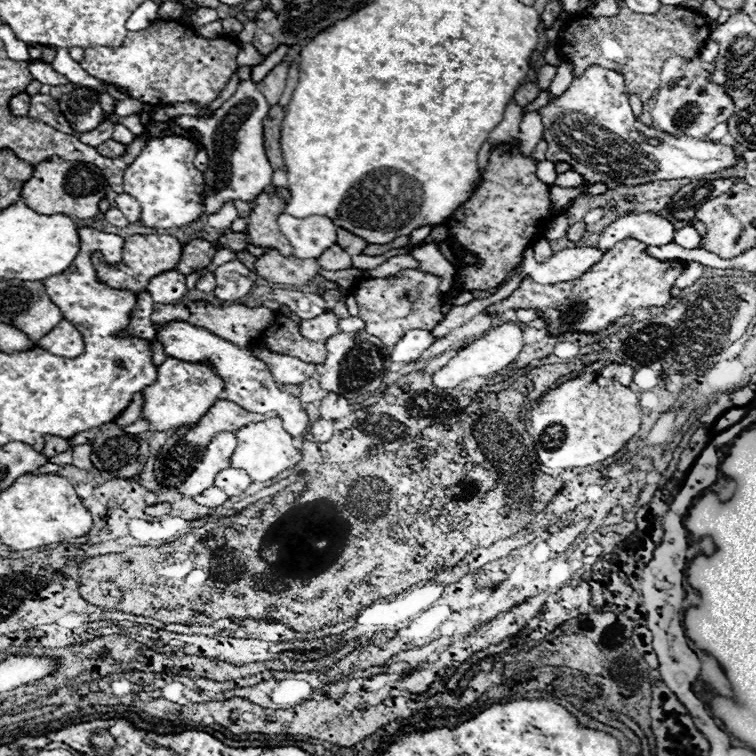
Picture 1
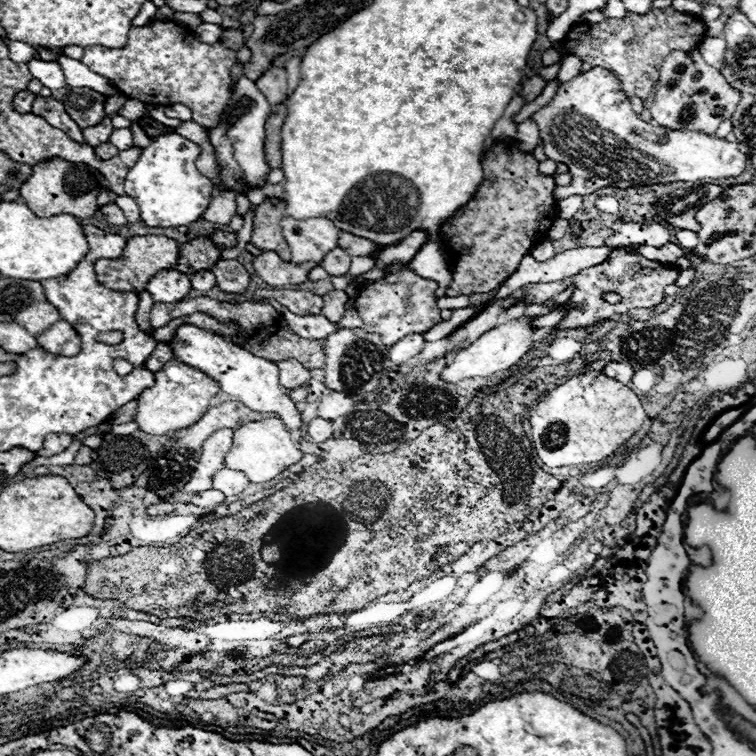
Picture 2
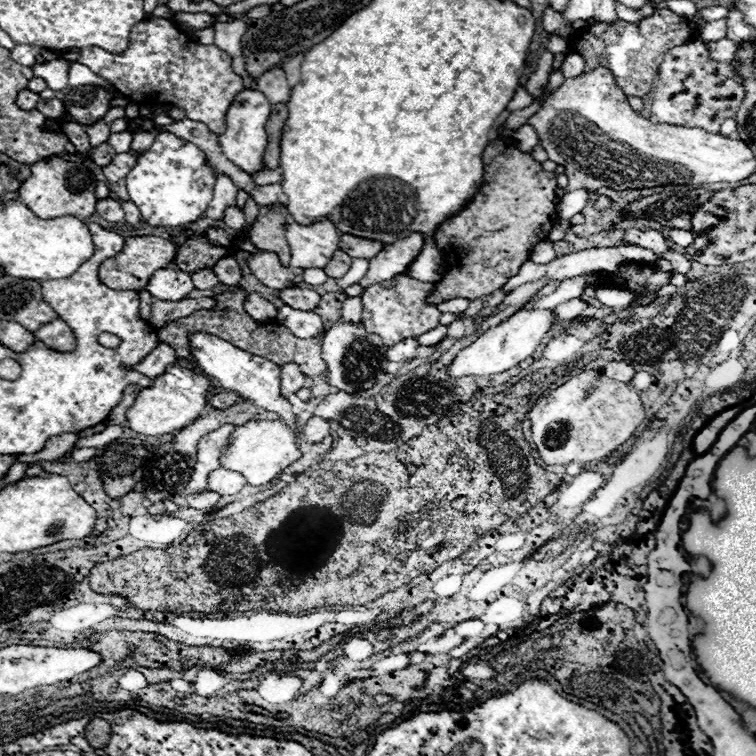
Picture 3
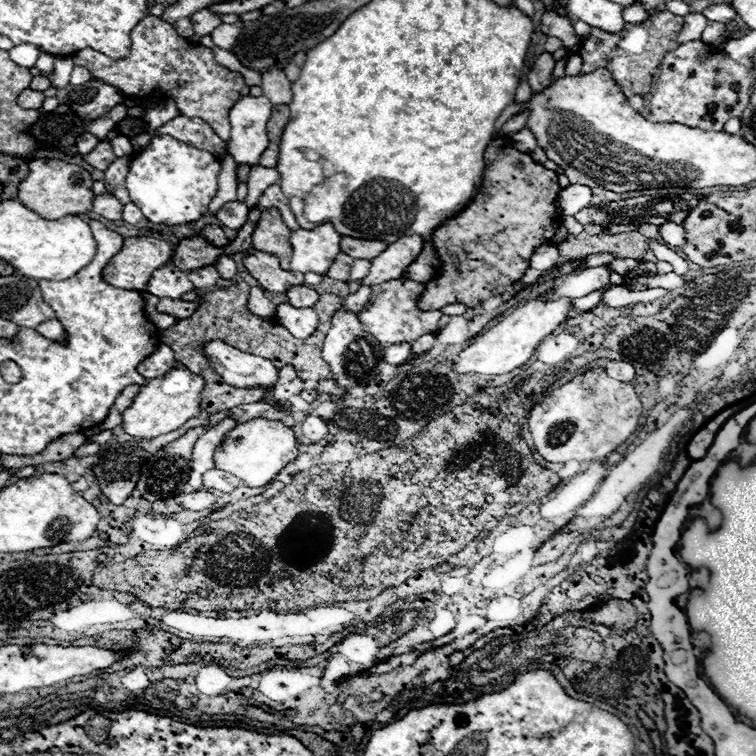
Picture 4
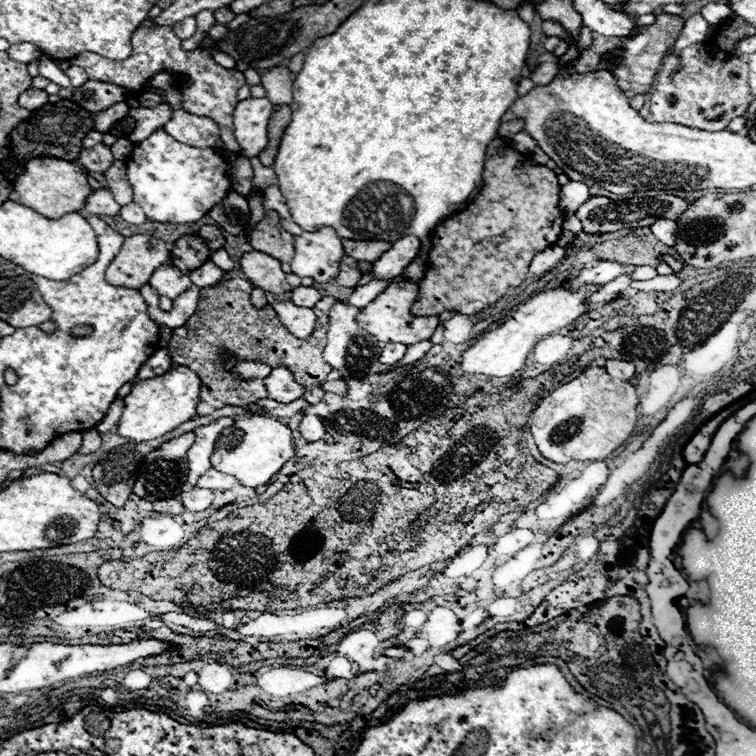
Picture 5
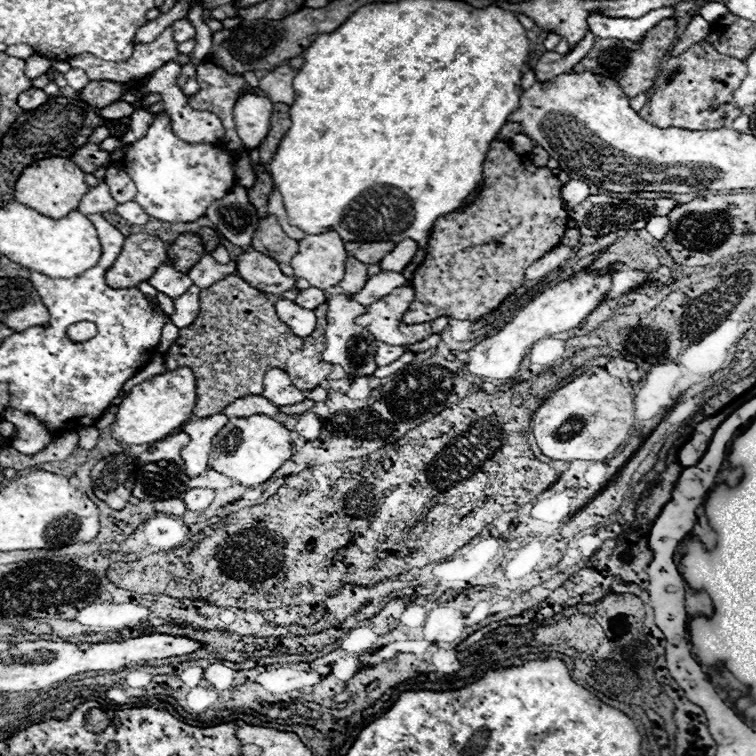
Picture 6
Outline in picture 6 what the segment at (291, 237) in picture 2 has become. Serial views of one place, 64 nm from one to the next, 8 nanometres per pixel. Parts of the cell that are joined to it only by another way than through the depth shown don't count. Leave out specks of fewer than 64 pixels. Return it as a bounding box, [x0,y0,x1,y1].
[290,232,348,290]

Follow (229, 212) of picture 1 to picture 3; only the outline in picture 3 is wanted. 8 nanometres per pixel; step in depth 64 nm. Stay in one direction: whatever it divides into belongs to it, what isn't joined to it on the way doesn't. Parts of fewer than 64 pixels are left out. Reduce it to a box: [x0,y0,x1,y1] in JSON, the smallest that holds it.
[204,174,238,220]

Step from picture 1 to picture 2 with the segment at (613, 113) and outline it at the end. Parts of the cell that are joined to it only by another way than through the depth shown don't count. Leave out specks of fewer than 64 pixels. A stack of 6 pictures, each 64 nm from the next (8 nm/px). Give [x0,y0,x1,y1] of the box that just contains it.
[532,68,750,200]

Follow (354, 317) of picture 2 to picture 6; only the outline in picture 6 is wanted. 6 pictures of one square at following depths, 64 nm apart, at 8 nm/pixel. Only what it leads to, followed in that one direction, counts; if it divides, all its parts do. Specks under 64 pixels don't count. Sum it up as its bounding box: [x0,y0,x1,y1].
[352,272,406,306]

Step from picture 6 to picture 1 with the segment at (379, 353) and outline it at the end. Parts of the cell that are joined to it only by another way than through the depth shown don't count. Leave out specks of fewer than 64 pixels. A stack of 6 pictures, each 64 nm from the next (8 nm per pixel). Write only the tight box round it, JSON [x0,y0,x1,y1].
[390,330,434,362]

